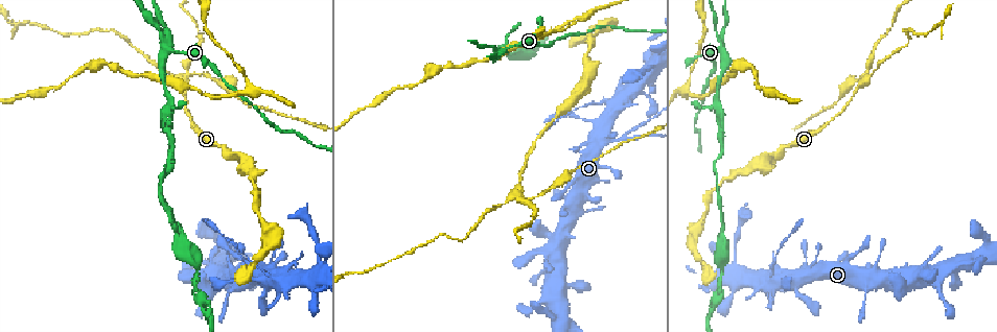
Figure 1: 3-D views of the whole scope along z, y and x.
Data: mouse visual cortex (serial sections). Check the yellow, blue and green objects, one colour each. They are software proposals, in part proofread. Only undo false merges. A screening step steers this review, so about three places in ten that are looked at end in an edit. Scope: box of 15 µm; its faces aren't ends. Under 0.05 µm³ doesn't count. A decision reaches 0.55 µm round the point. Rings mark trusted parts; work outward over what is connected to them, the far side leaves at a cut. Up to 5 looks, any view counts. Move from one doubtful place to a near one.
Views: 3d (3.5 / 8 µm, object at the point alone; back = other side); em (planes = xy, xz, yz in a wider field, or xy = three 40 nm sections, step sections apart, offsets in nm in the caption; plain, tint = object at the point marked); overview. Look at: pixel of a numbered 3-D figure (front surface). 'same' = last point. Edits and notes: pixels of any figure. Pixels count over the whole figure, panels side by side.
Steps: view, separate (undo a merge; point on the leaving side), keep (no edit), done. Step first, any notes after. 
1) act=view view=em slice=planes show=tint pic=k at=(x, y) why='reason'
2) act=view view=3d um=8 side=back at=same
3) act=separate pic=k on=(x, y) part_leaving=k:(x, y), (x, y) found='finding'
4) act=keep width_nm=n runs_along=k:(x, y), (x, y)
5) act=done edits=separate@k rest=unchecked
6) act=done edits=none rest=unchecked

act=view view=3d um=3.5 pic=1 at=(248, 258) why='a narrow waist'

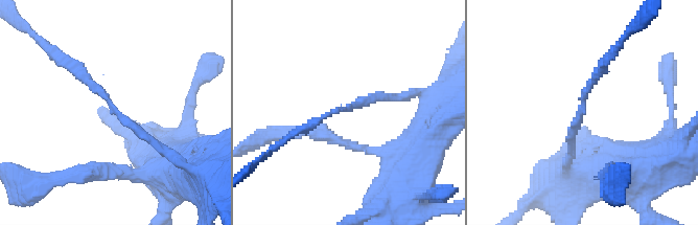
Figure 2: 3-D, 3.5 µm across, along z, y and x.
act=view view=em slice=xy step=3 show=tint pic=2 at=(343, 109) why='shape alone is not enough'

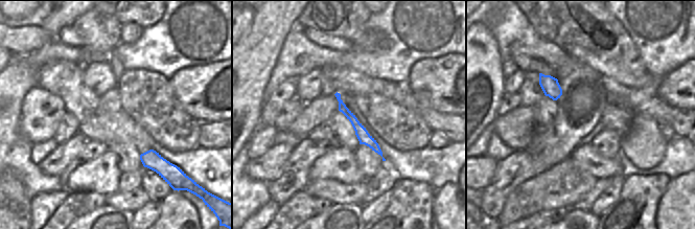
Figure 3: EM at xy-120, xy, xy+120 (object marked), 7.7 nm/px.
act=separate pic=2 on=(77, 73) width_nm=100 part_leaving=2:(103, 95), (29, 30) found='two cells meet here'

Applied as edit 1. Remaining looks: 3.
act=view view=3d um=8 pic=1 at=(170, 48) why='a narrow waist'

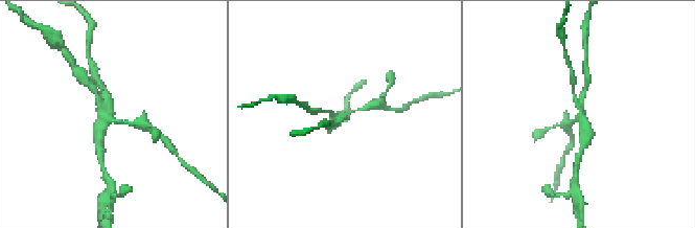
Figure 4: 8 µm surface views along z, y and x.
act=view view=3d um=3.5 pic=4 at=(108, 118) why='closer look'

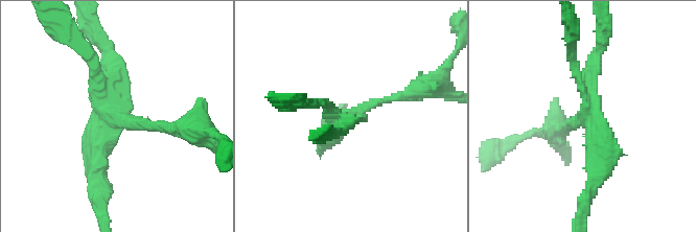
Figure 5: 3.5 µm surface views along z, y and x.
act=view view=em slice=xy step=1 show=tint pic=5 at=(583, 120) arms=4 arm_widths_nm=150,150,200,350 why='now the EM'

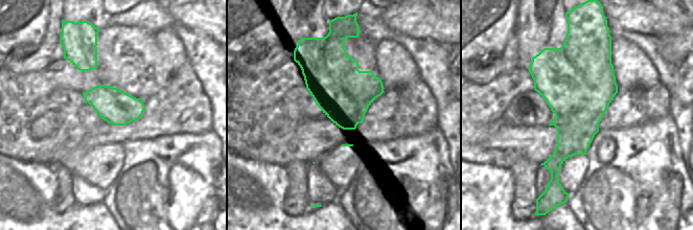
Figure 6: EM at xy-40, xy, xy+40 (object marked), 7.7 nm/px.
act=separate pic=5 on=(595, 140) part_leaving=5:(583, 120), (602, 145), (583, 210) found='a second cell is stuck on'

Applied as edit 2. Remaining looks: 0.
act=done edits=separate@2,separate@5 rest=unchecked

